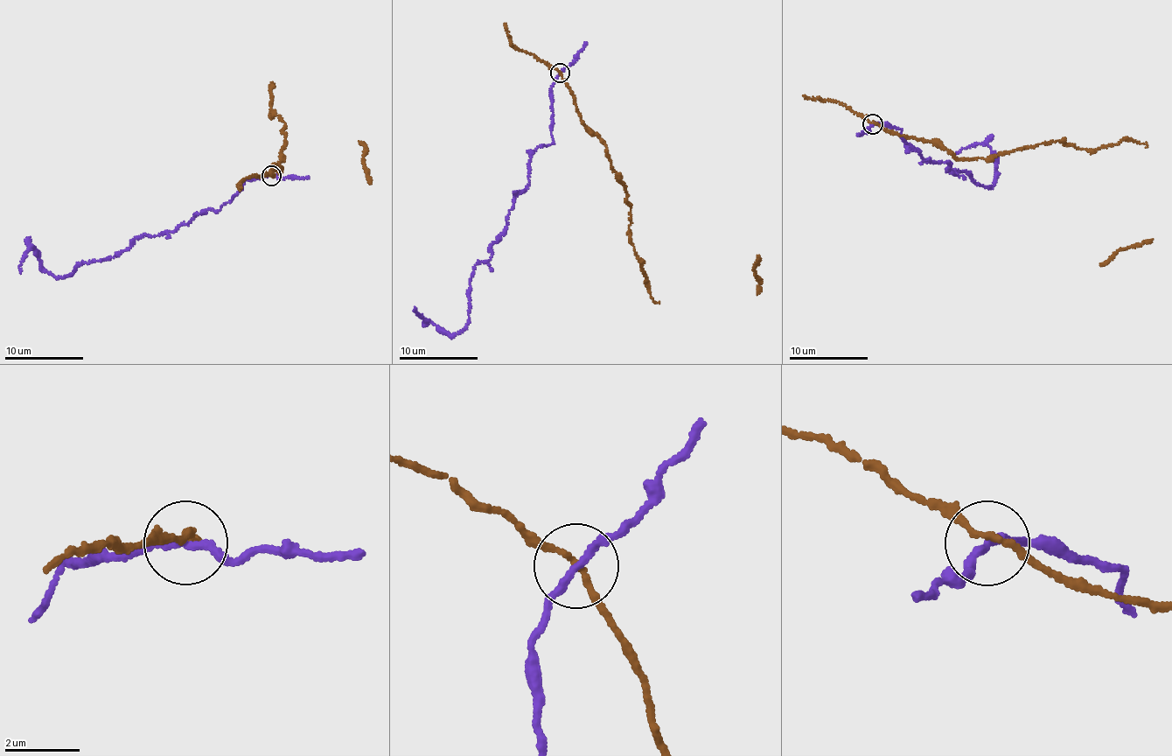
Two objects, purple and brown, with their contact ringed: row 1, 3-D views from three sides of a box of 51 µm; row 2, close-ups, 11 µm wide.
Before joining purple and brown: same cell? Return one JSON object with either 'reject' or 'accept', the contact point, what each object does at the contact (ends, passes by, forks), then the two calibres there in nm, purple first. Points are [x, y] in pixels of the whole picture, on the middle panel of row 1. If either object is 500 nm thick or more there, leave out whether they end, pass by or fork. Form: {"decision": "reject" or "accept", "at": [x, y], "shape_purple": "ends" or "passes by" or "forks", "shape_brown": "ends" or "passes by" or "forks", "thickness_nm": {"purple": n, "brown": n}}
{"decision": "accept", "at": [560, 73], "shape_purple": "passes by", "shape_brown": "passes by", "thickness_nm": {"purple": 200, "brown": 150}}

